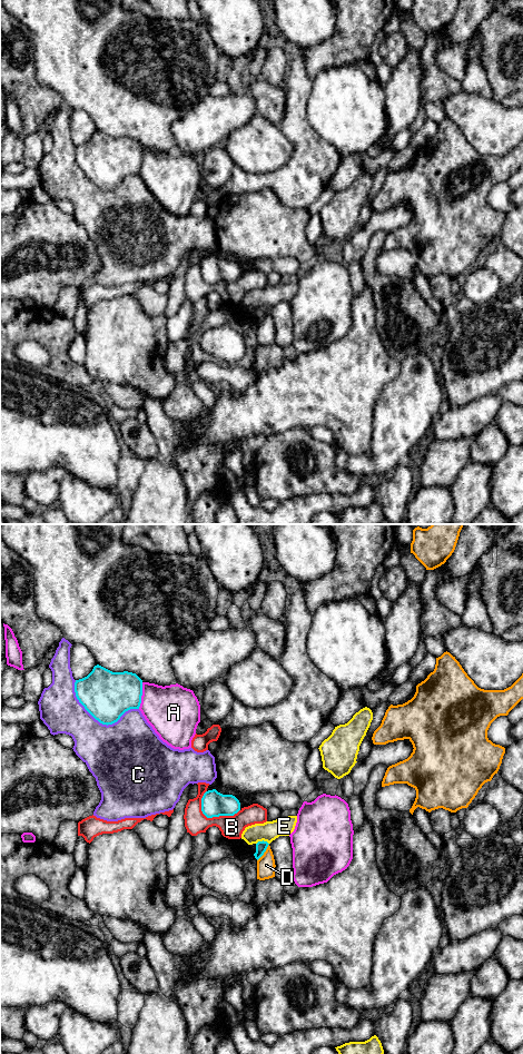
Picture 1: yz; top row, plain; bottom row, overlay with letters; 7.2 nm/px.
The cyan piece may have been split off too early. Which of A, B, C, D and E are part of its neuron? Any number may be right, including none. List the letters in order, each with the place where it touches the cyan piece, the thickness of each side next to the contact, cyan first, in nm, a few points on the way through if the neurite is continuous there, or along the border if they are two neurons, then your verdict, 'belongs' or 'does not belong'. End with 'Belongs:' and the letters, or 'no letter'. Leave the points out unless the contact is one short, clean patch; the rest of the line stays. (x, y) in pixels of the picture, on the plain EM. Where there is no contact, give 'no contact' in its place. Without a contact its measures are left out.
A: yz (141, 160) | 360/360 nm | does not belong
B: yz (214, 282) | 190/170 nm | along yz (200, 264), (200, 276), (207, 283), (233, 282), (239, 275) | does not belong
C: yz (99, 187) | 360/420 nm | does not belong
D: yz (264, 317) | 80/130 nm | along yz (268, 309), (264, 319), (257, 326) | does not belong
E: yz (262, 307) | 80/140 nm | does not belong
Belongs: no letter

